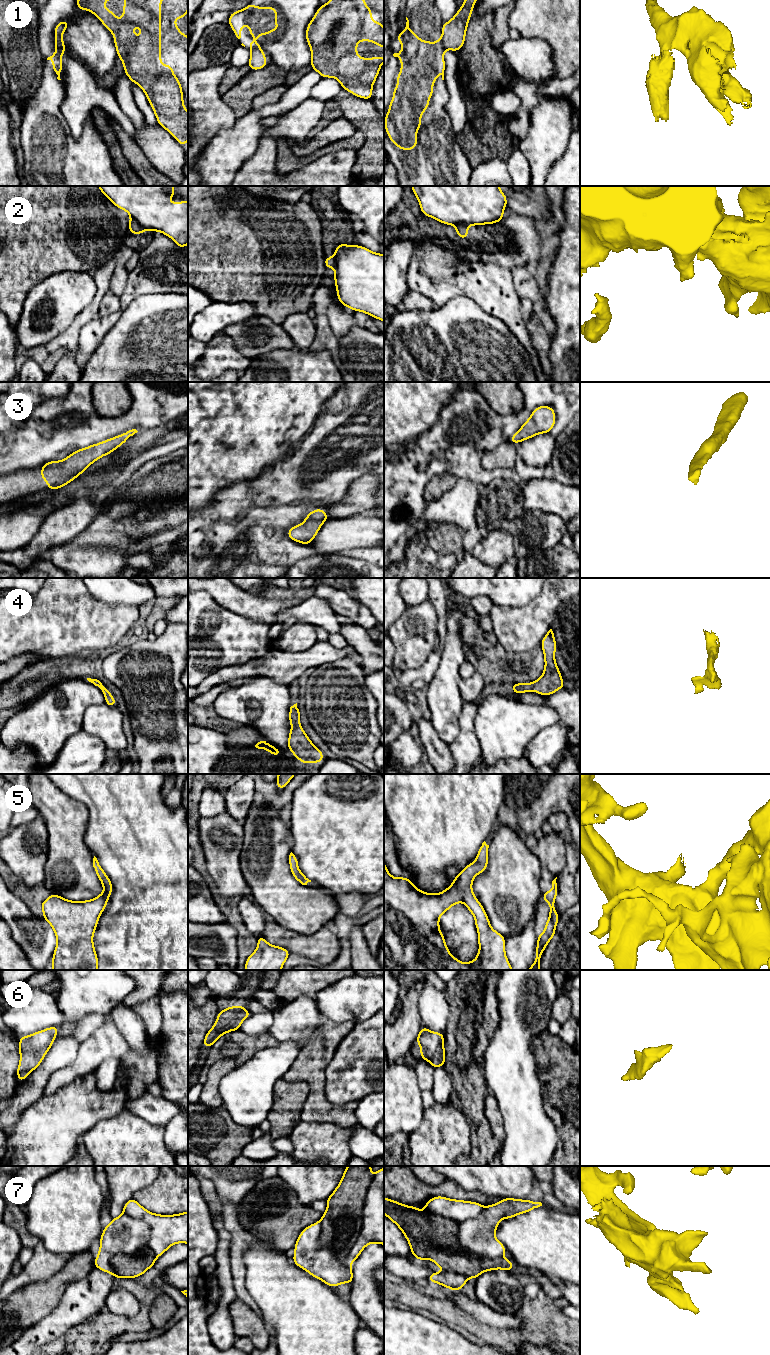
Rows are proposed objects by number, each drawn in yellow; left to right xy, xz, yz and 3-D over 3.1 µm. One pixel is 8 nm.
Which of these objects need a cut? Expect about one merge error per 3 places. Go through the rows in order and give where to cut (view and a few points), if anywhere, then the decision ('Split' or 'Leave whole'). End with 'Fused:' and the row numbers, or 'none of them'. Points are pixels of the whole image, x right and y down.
1: Split along yz (442, 37), (442, 43), (445, 48). Split
2: Split along xy (131, 219), (134, 219), (144, 228). Split
3: No split. Leave whole
4: No split. Leave whole
5: No split. Leave whole
6: No split. Leave whole
7: Split along xz (373, 1178), (358, 1237), (343, 1264). Split
Fused: 1, 2, 7

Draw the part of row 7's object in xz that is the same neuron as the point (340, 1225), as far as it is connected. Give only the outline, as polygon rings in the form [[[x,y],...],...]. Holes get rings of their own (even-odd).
[[[348,1166],[344,1169],[339,1185],[326,1199],[327,1210],[320,1220],[319,1246],[330,1248],[343,1264],[350,1264],[349,1251],[356,1242],[361,1229],[362,1210],[372,1180],[371,1166]]]

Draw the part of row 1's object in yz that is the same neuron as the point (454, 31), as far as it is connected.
[[[464,0],[455,16],[442,24],[443,45],[445,49],[459,51],[465,42],[468,22],[476,0]]]

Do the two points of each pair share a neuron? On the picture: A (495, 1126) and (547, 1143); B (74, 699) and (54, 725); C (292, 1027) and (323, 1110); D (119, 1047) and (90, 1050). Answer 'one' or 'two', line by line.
A: two
B: one
C: two
D: one

